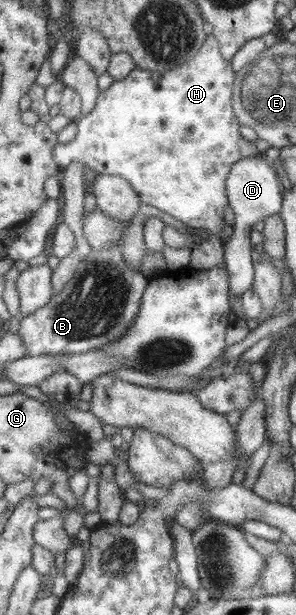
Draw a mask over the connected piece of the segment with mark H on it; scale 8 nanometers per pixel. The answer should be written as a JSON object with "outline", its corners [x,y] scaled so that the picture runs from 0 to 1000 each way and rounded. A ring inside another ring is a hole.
{"outline":[[[716,55],[696,57],[693,67],[672,75],[666,86],[618,106],[591,112],[568,112],[551,119],[490,112],[446,112],[416,128],[382,130],[355,146],[338,148],[328,153],[324,166],[318,167],[307,185],[297,189],[277,189],[267,192],[264,207],[267,215],[260,224],[247,231],[233,231],[226,236],[196,234],[186,237],[186,262],[196,263],[199,272],[216,276],[240,270],[247,265],[280,263],[280,267],[304,270],[328,283],[355,285],[402,285],[416,288],[422,294],[439,298],[466,314],[466,320],[476,324],[476,330],[530,338],[530,341],[578,350],[591,356],[601,356],[625,367],[652,369],[666,372],[693,372],[706,380],[730,382],[743,387],[757,382],[750,374],[753,341],[770,333],[760,294],[767,285],[780,276],[780,272],[807,259],[841,257],[868,254],[868,242],[861,233],[828,229],[811,223],[807,200],[801,190],[787,185],[780,174],[780,143],[787,135],[794,117],[777,111],[774,101],[753,96],[753,91],[740,86],[736,70]]]}

